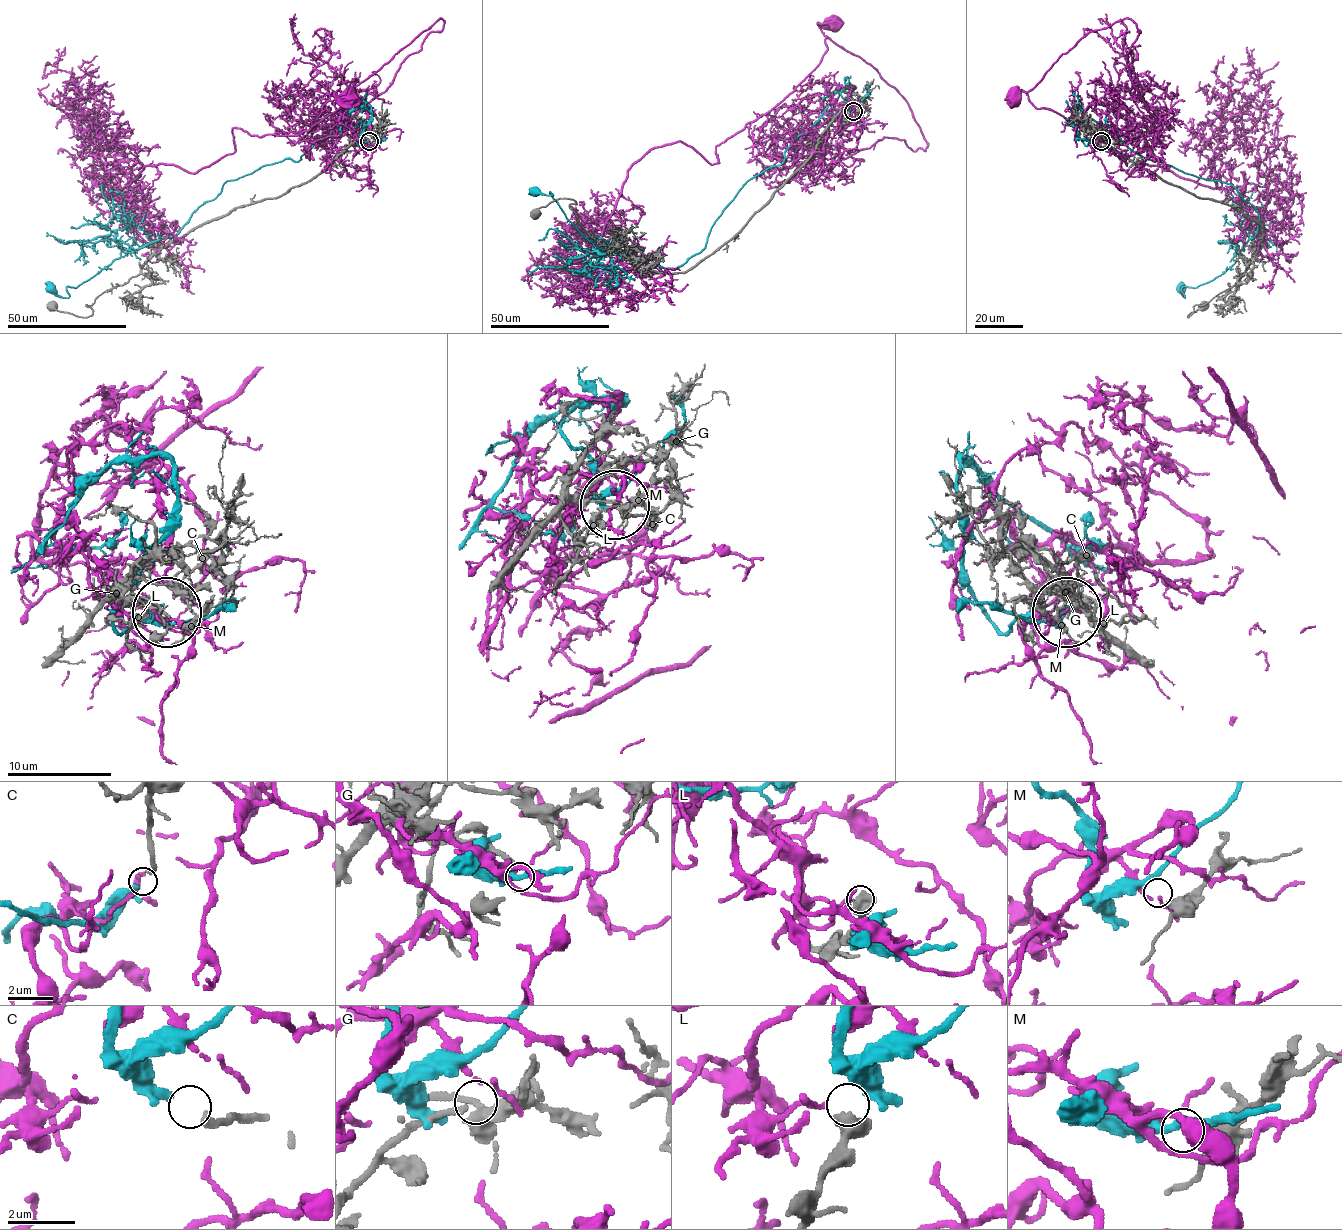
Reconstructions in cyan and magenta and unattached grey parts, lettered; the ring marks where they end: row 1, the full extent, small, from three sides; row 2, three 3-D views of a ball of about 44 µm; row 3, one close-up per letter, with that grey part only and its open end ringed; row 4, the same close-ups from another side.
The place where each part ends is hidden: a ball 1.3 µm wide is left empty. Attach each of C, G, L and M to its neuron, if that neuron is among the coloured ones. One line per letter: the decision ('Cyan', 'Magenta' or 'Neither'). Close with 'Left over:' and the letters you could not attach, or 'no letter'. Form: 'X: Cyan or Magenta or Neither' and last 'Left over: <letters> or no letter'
C: Cyan
G: Neither
L: Neither
M: Neither
Left over: G, L, M

